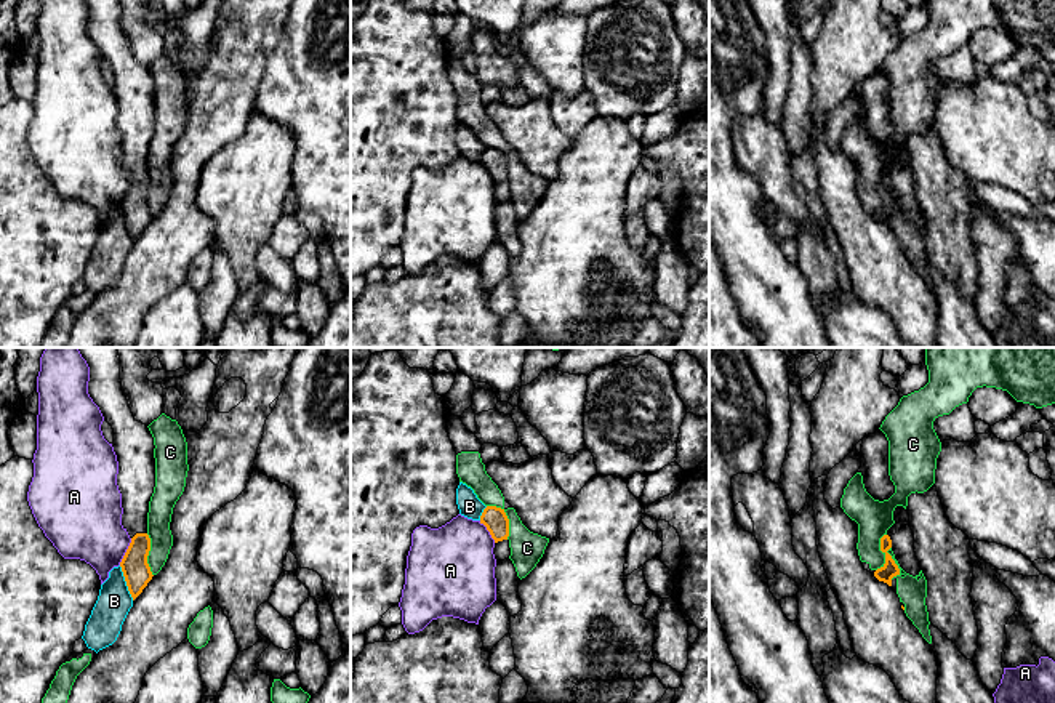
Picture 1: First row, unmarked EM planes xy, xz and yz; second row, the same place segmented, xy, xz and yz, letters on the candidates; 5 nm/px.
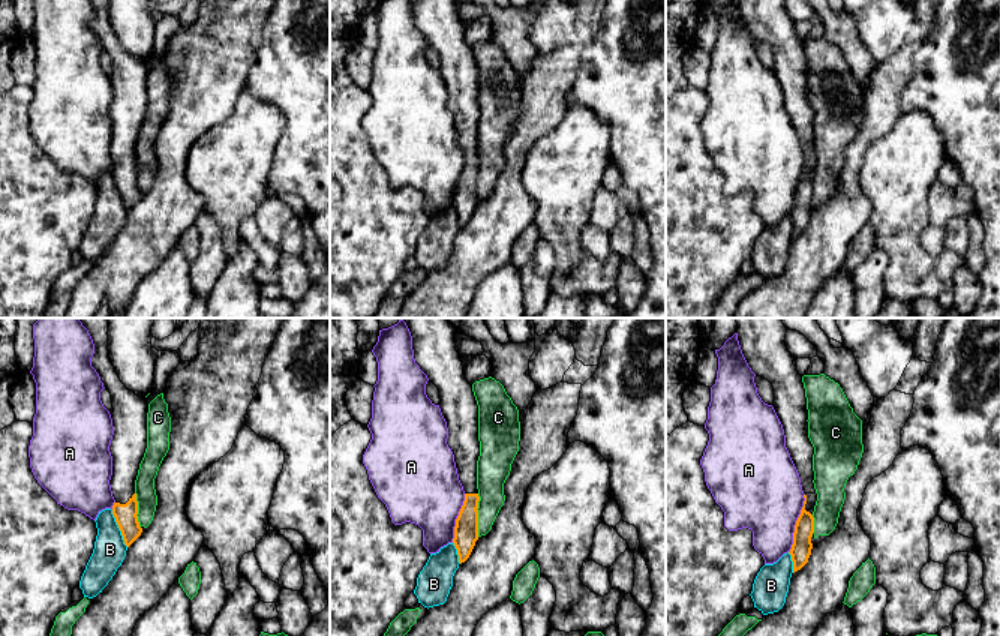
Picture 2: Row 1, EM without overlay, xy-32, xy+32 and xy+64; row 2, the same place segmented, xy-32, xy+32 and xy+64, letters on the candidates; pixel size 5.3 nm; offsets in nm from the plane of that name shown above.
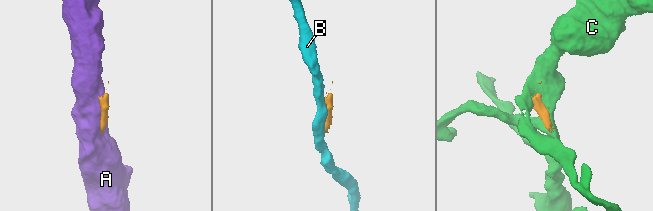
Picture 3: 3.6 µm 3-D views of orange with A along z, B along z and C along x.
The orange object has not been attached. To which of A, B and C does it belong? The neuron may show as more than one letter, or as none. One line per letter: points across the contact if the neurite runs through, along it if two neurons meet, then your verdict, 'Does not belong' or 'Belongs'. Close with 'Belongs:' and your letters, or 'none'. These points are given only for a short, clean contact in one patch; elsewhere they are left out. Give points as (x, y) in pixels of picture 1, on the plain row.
A: Does not belong
B: Does not belong
C: Does not belong
Belongs: none

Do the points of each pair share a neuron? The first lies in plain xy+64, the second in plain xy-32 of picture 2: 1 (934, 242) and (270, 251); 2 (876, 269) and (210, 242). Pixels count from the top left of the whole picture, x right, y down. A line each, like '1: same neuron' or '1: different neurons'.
1: same neuron
2: same neuron

